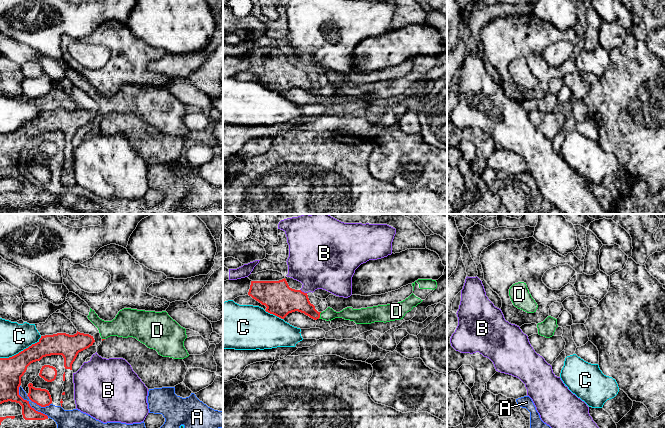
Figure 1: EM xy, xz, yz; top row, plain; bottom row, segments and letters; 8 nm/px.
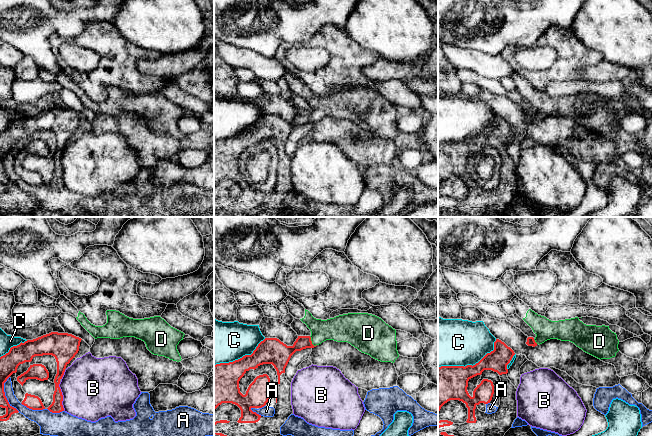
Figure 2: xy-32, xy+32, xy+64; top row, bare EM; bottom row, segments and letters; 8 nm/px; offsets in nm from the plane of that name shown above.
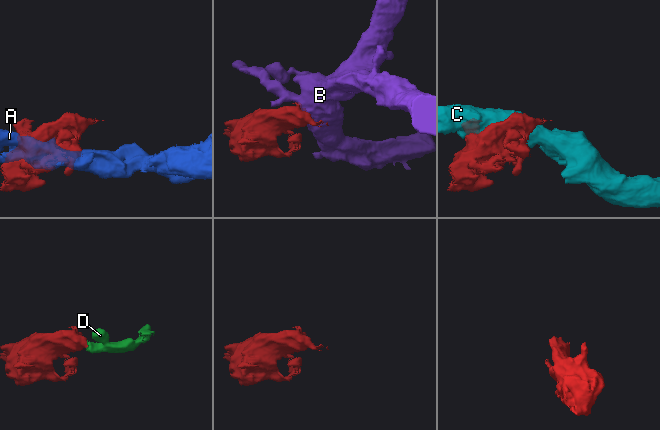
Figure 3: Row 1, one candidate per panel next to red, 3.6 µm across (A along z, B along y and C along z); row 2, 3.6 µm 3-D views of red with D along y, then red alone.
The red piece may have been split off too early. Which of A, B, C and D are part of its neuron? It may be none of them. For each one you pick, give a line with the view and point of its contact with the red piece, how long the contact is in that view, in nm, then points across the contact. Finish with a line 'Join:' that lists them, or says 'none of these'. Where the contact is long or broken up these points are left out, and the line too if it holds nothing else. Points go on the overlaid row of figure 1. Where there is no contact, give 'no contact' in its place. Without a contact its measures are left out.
D: meets red in xz at (319, 315); contact 60 nm long; runs through xz (292, 300), (319, 315), (349, 313)
Join: D

